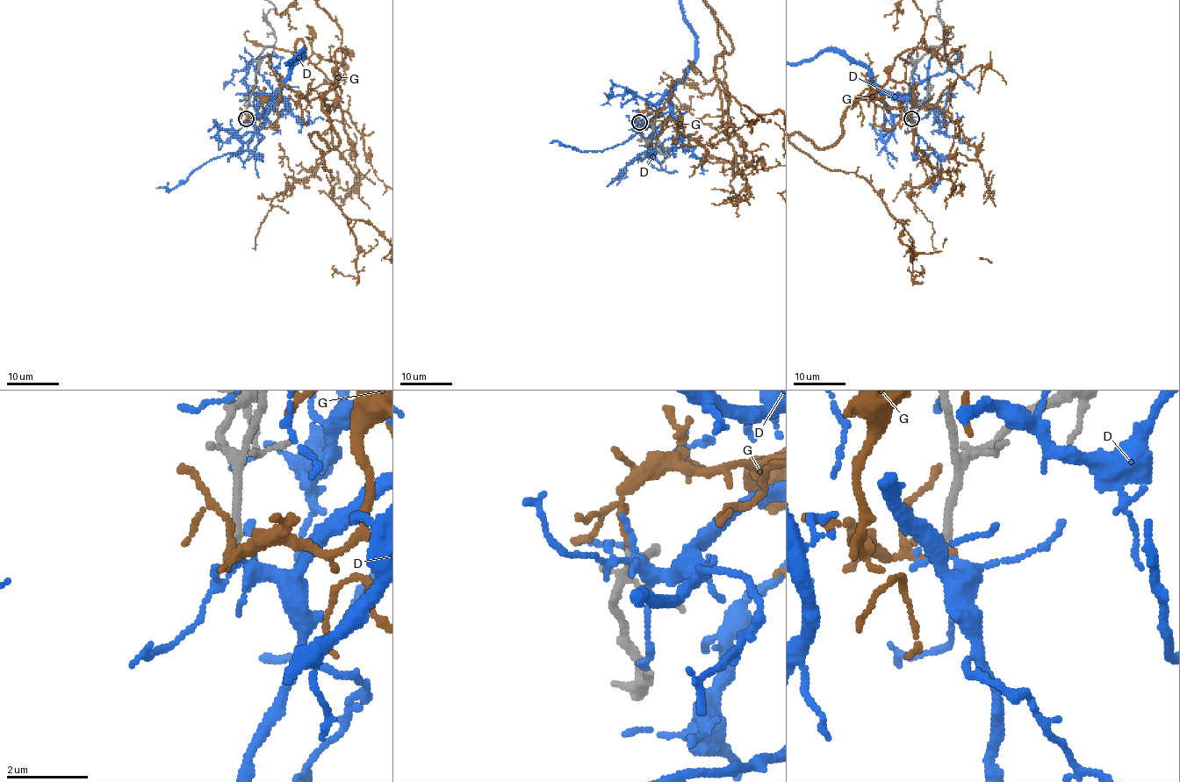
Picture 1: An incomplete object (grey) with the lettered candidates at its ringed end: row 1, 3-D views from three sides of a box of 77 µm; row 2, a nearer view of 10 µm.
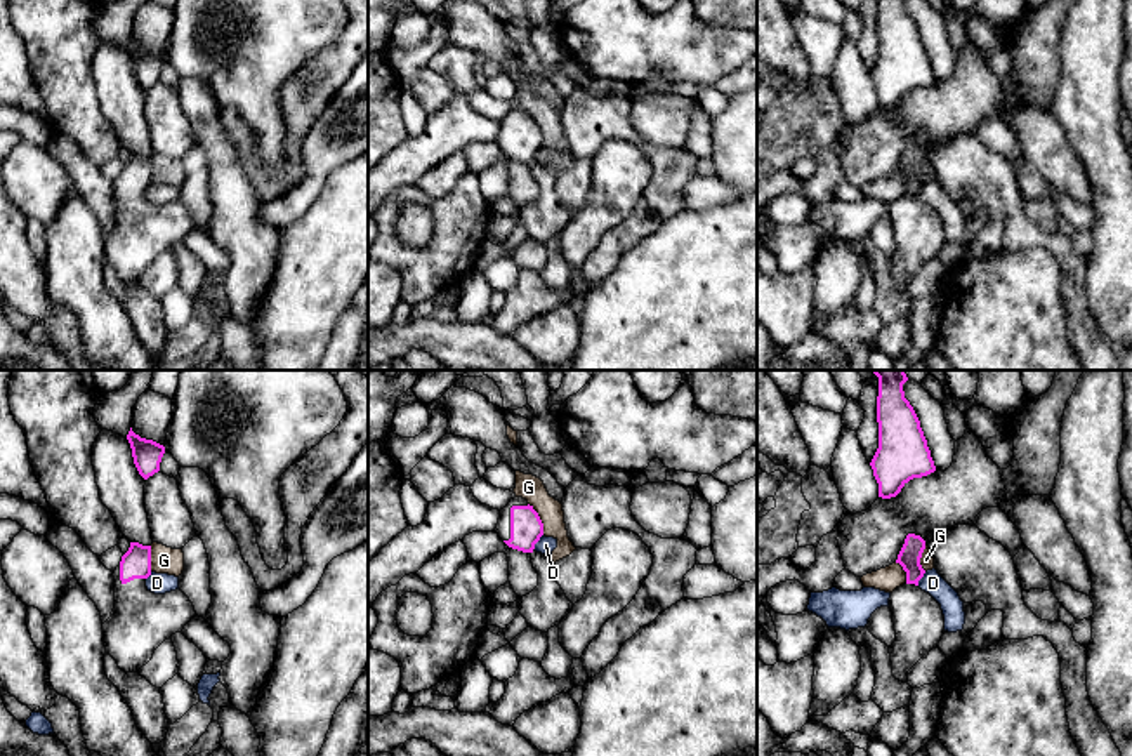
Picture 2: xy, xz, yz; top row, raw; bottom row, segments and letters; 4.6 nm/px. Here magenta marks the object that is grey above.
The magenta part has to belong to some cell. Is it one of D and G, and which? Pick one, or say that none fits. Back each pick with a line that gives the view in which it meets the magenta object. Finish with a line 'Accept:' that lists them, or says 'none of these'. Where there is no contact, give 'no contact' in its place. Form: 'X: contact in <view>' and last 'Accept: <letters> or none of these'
Accept: none of these

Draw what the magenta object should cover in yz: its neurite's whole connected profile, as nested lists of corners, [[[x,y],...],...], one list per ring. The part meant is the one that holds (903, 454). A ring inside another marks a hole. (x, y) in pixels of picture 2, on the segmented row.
[[[873,370],[879,377],[879,448],[870,462],[879,497],[896,497],[913,478],[936,471],[920,421],[905,398],[905,370]]]

